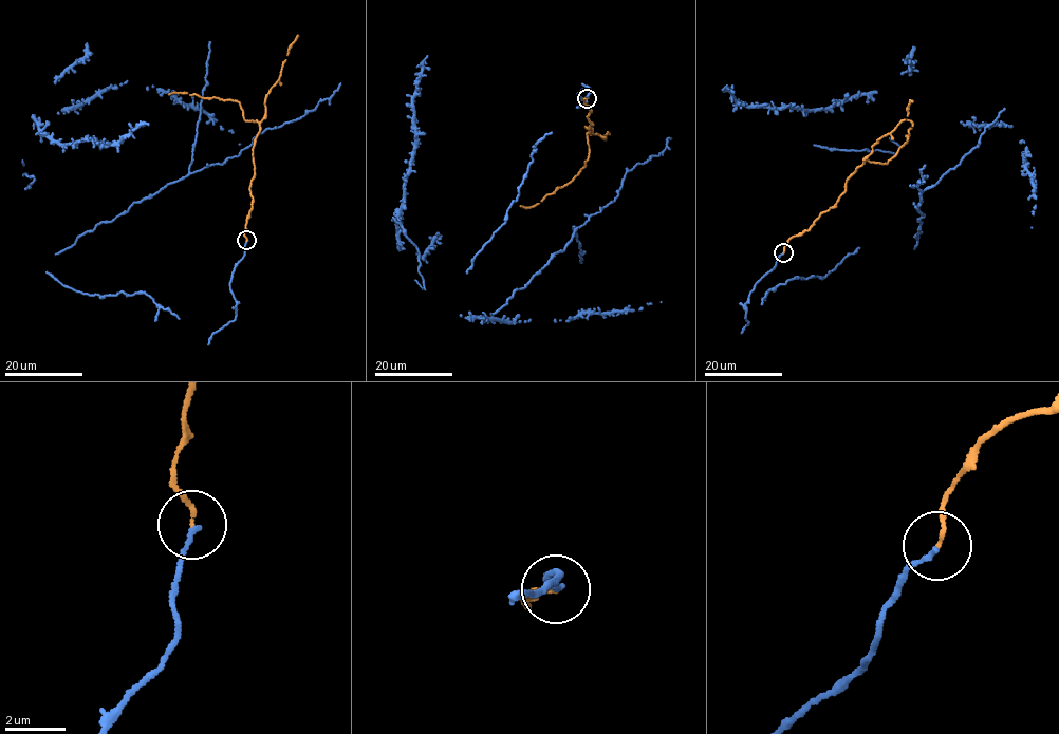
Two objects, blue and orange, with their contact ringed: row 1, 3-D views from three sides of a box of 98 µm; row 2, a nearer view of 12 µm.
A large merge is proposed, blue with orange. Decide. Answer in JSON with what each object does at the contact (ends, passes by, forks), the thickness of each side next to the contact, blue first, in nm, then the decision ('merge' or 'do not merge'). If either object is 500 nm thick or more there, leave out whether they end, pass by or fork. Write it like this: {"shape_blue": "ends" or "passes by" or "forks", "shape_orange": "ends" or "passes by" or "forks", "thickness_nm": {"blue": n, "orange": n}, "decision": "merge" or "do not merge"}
{"shape_blue": "ends", "shape_orange": "ends", "thickness_nm": {"blue": 160, "orange": 120}, "decision": "merge"}

